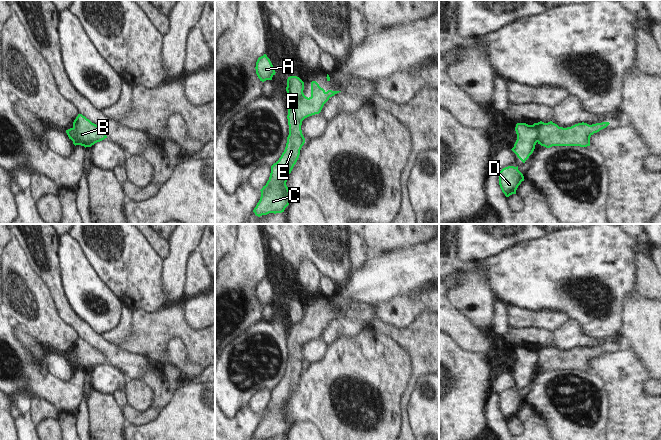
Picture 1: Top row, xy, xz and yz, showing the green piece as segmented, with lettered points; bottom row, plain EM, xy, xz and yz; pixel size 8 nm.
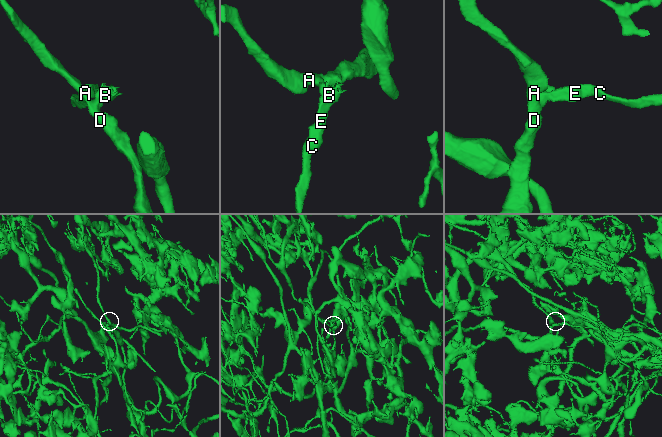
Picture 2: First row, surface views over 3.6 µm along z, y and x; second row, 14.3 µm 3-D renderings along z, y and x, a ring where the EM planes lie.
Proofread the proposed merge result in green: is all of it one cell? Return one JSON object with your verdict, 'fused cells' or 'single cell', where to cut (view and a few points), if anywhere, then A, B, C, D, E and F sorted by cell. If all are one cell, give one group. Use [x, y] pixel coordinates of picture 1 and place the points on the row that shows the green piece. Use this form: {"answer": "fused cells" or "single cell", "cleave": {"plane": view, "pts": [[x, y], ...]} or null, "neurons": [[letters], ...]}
{"answer": "fused cells", "cleave": {"plane": "yz", "pts": [[531, 125], [537, 130], [537, 141]]}, "neurons": [["A", "D"], ["B", "C", "E", "F"]]}

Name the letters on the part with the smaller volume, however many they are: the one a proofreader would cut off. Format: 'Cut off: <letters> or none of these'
Cut off: B, C, E, F

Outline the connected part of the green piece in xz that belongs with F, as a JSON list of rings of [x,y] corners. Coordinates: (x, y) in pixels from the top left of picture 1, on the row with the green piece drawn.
[[[312,81],[311,96],[308,98],[303,93],[295,103],[289,104],[287,115],[289,135],[286,147],[279,160],[271,166],[269,180],[260,190],[260,200],[253,210],[256,216],[282,213],[289,205],[293,198],[286,182],[305,143],[301,130],[302,121],[309,116],[319,114],[329,98],[339,92],[341,91],[326,92],[316,81]]]

